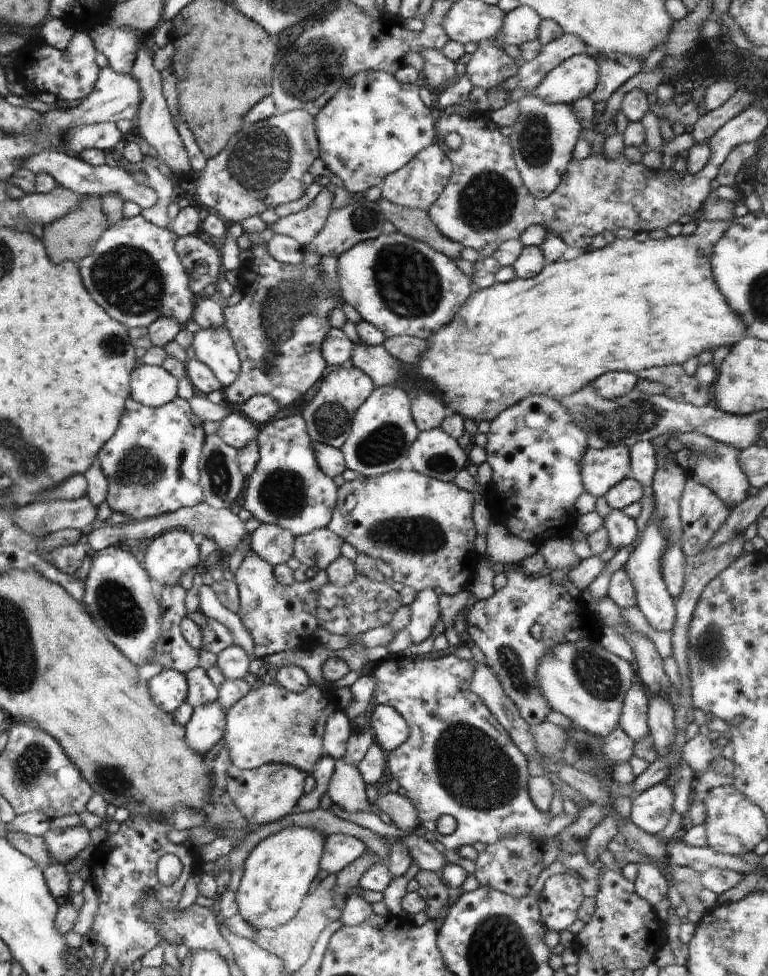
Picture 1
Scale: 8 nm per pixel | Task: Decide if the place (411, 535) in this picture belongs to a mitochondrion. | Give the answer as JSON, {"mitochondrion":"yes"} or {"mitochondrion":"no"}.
{"mitochondrion":"yes"}

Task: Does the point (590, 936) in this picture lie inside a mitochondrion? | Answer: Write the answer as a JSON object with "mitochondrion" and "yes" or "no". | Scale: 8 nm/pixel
{"mitochondrion":"no"}

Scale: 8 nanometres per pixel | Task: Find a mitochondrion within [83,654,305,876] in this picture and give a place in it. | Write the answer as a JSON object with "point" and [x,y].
{"point":[107,774]}

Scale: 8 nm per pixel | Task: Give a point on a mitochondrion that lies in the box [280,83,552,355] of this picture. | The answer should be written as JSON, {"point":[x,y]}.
{"point":[409,286]}

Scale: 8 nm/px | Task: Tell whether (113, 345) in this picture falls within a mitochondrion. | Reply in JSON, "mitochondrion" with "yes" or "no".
{"mitochondrion":"yes"}

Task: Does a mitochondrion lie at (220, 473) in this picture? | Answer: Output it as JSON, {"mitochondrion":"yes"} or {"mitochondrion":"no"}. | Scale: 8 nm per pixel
{"mitochondrion":"yes"}

